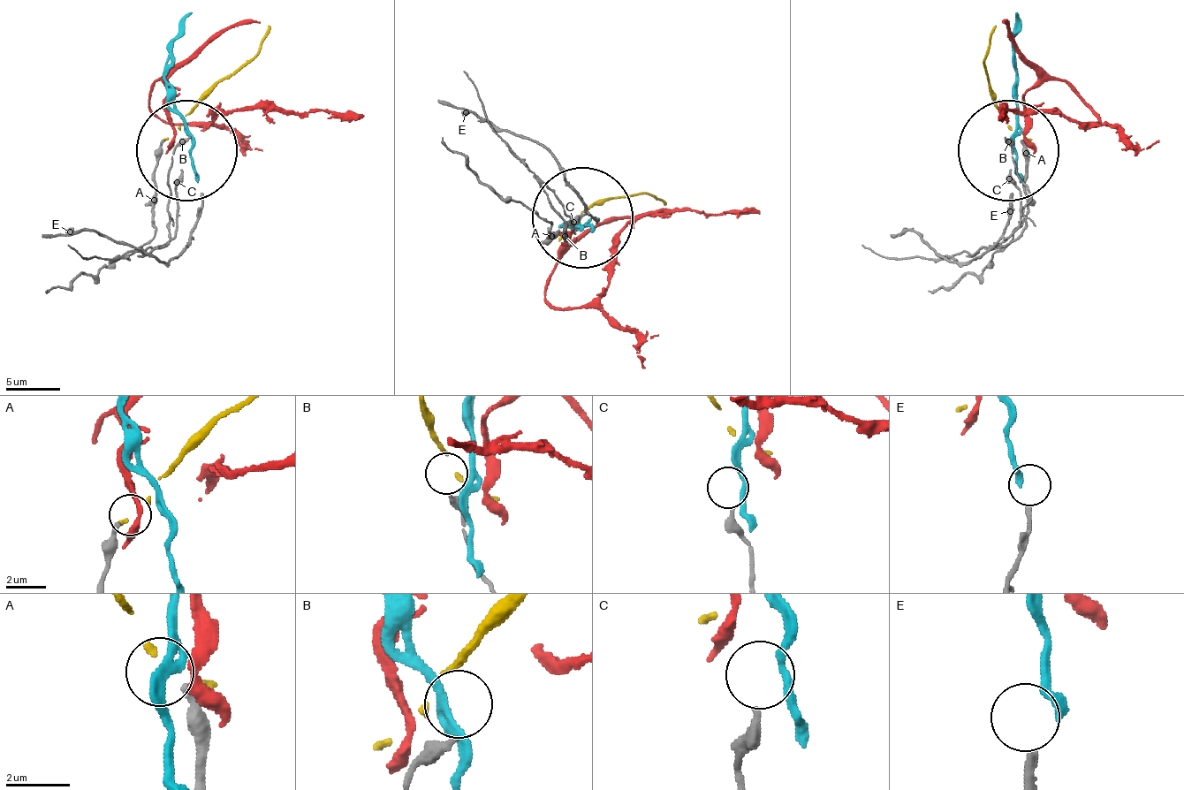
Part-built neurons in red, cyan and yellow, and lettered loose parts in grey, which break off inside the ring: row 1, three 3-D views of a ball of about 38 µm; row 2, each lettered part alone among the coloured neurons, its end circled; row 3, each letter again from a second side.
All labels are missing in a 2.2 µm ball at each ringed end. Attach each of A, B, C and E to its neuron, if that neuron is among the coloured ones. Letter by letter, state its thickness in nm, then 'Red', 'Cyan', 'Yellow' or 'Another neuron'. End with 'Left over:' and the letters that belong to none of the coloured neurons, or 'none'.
A: Thickness 280 nm. Another neuron
B: Thickness 300 nm. Another neuron
C: Thickness 220 nm. Another neuron
E: Thickness 240 nm. Cyan
Left over: A, B, C

